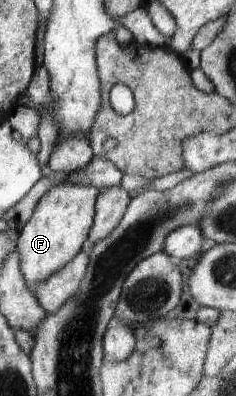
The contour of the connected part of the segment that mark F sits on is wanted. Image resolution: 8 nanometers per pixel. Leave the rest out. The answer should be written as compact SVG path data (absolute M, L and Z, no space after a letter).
M58 184L46 192L24 228L17 238L20 270L28 290L34 293L34 288L48 280L54 272L62 270L80 250L88 238L95 215L95 202L98 190L82 184Z

